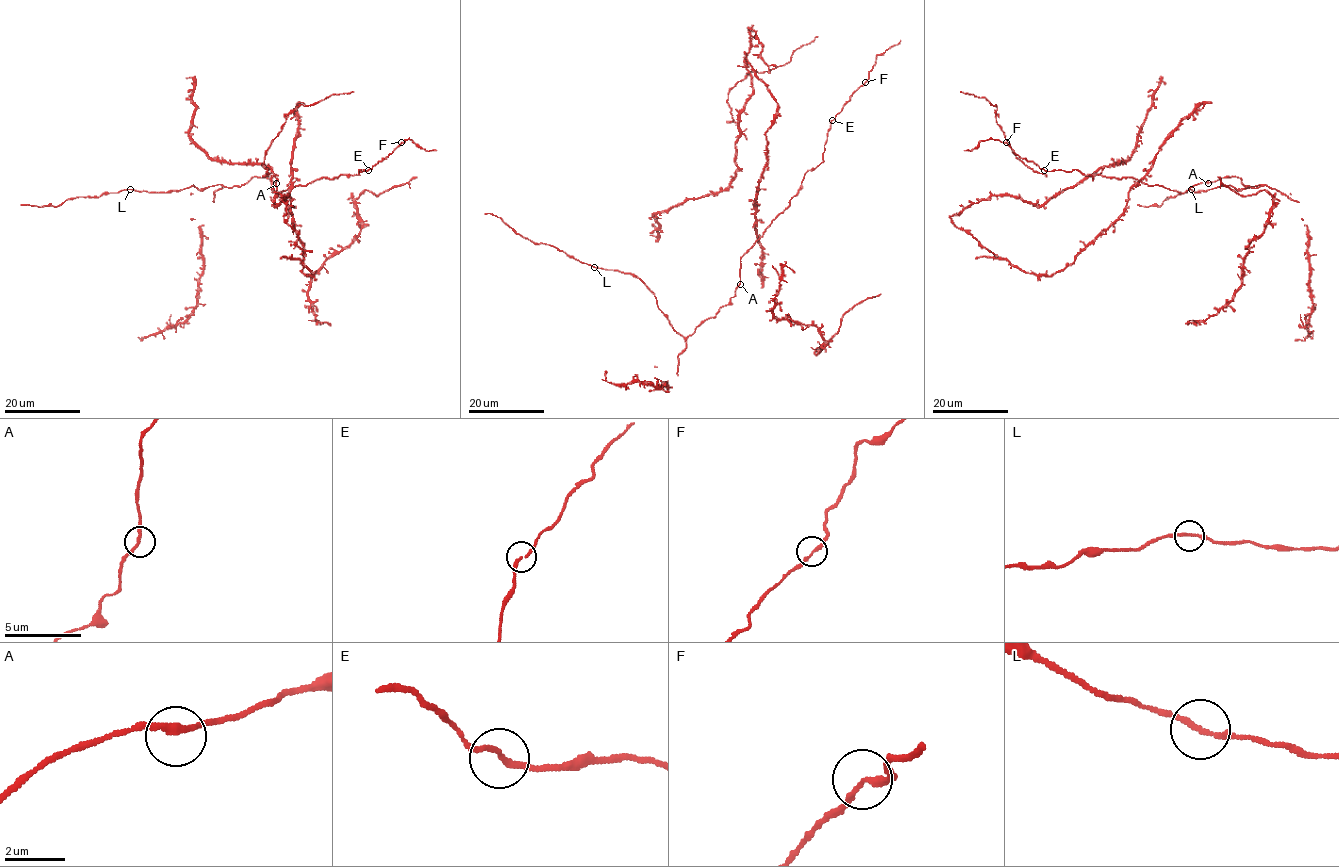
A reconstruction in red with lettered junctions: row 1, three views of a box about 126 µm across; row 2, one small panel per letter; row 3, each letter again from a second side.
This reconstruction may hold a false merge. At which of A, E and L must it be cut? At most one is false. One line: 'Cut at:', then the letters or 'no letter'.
Cut at: no letter

